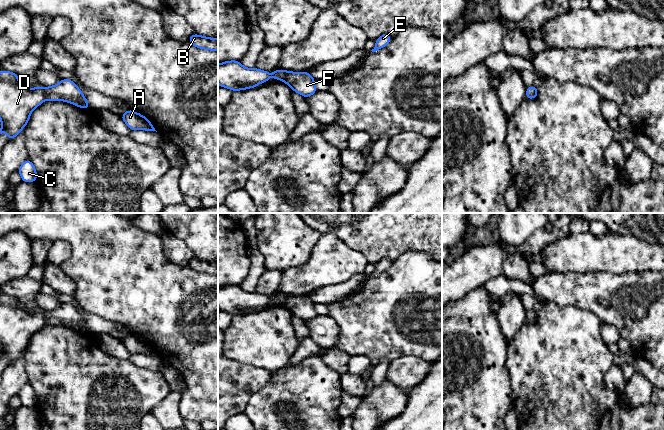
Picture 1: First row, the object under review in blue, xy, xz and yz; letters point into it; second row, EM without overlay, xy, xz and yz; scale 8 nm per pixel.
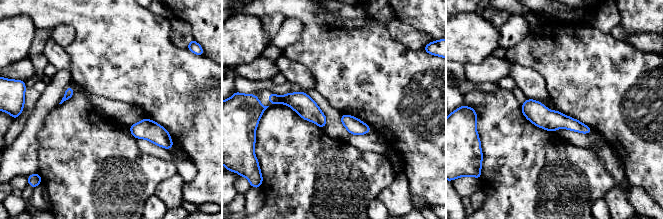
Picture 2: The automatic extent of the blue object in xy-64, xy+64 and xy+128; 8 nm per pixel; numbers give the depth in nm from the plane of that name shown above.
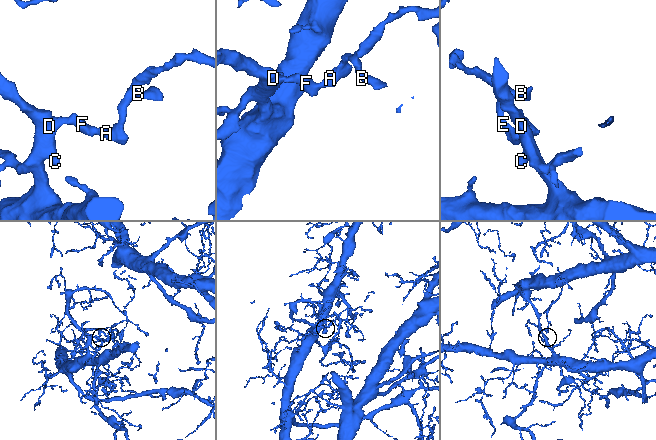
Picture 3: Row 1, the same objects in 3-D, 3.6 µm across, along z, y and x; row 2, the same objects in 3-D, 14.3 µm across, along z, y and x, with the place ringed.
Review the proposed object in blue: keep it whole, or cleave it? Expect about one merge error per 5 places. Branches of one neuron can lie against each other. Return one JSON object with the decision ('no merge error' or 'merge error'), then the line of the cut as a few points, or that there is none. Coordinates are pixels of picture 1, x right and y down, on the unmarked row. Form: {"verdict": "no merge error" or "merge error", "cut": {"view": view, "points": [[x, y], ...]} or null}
{"verdict": "no merge error", "cut": null}

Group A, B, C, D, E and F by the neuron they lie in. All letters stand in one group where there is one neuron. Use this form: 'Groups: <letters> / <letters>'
Groups: A B C D E F

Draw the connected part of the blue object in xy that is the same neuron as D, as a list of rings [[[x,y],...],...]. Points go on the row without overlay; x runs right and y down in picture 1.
[[[0,295],[0,358],[5,356],[8,365],[18,360],[27,350],[32,335],[46,323],[66,325],[83,333],[90,333],[84,318],[71,303],[60,304],[50,311],[29,313],[18,306],[19,299]]]

